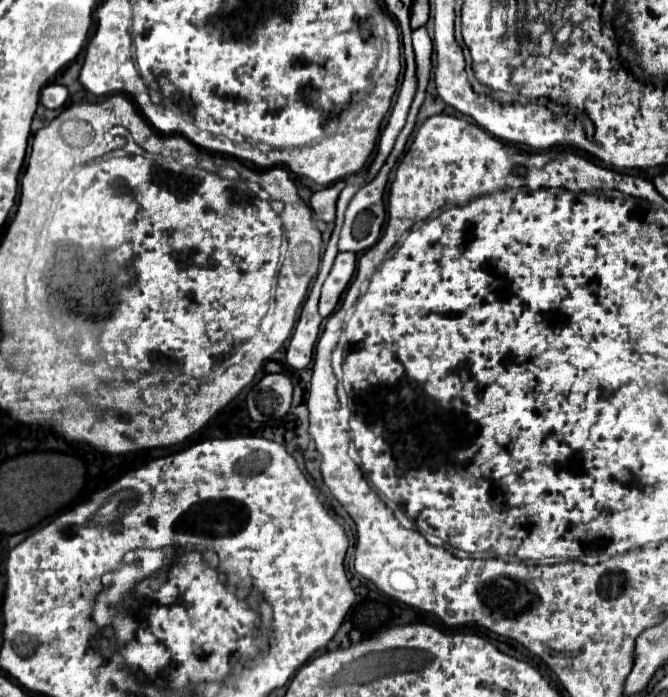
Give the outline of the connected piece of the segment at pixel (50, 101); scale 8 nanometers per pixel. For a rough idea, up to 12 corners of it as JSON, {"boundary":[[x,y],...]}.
{"boundary":[[49,84],[41,92],[45,108],[67,104],[67,88]]}

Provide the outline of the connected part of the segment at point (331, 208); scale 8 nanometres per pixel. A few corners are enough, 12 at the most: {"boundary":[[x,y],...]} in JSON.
{"boundary":[[345,182],[317,190],[309,204],[319,220],[335,222],[335,202]]}

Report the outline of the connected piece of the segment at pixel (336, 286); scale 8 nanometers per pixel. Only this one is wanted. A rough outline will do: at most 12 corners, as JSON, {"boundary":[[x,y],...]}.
{"boundary":[[339,252],[327,276],[319,314],[327,318],[355,272],[355,254]]}

